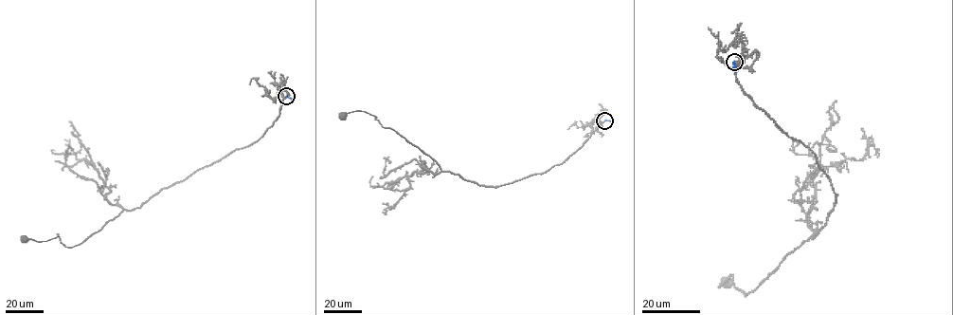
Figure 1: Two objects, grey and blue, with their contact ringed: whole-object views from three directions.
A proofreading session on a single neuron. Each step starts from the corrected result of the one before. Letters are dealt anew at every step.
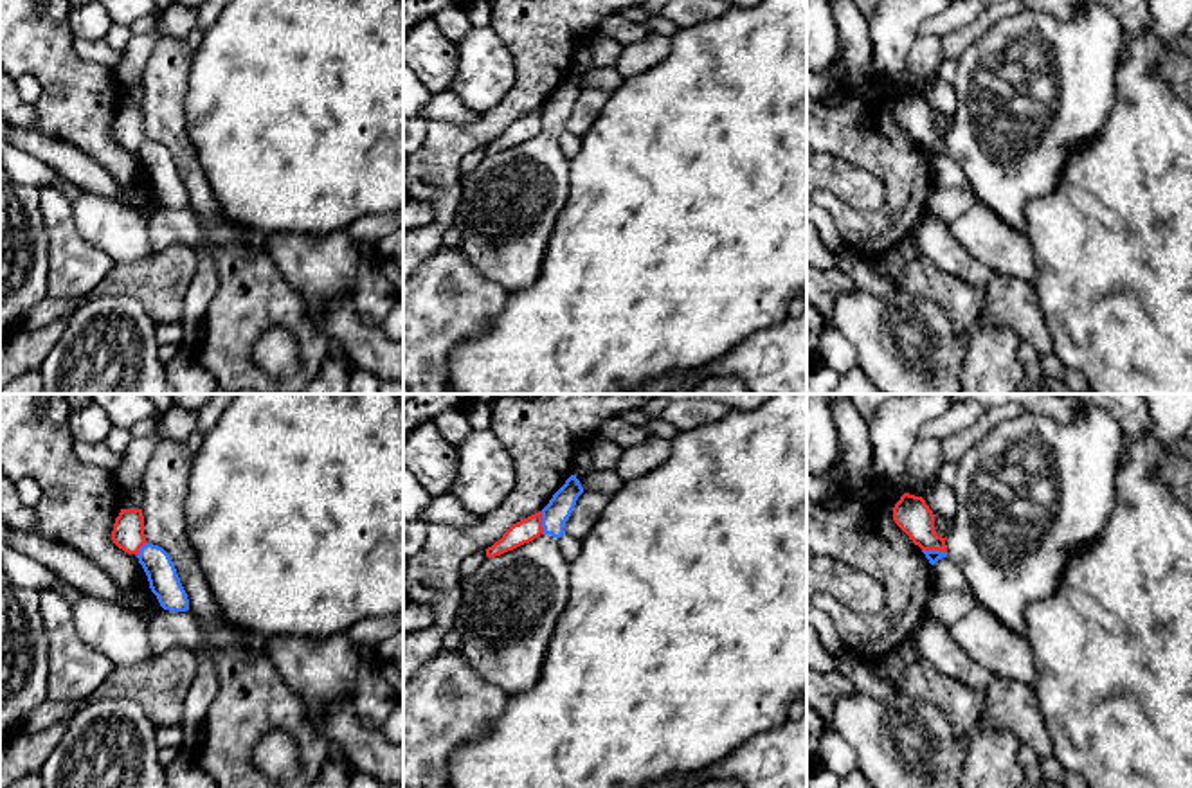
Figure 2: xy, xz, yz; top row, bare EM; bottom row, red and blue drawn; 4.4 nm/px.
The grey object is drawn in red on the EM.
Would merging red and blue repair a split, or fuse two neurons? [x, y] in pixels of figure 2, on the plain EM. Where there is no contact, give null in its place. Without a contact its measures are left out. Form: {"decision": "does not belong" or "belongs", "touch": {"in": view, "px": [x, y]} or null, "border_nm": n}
{"decision": "does not belong", "touch": {"in": "xz", "px": [541, 119]}, "border_nm": 110}

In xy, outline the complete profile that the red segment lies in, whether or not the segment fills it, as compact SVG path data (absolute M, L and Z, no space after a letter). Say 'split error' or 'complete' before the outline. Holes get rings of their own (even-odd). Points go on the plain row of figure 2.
complete; M121 106L112 128L113 140L128 151L146 142L142 106Z

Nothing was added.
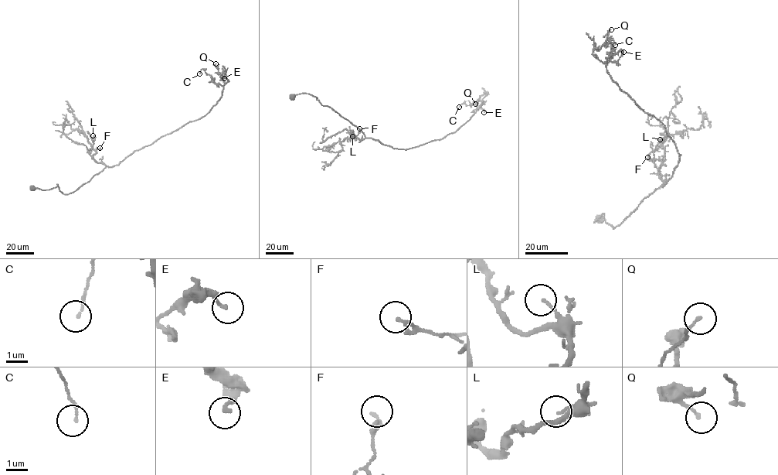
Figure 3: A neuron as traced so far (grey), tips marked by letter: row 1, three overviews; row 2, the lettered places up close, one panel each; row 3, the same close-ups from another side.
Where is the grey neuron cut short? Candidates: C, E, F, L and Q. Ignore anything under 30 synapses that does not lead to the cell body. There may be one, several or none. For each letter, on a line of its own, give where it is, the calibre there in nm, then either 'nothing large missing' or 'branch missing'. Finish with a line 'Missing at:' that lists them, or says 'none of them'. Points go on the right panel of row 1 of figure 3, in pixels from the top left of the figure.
C: place (615, 45); calibre 120 nm; nothing large missing
E: place (623, 52); calibre 200 nm; nothing large missing
F: place (647, 157); calibre 140 nm; nothing large missing
L: place (660, 139); calibre 100 nm; nothing large missing
Q: place (611, 29); calibre 130 nm; nothing large missing
Missing at: none of them

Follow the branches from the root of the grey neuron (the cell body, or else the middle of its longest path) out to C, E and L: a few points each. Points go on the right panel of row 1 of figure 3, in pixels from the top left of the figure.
C: (599, 219), (620, 225), (680, 158), (664, 126), (608, 72), (609, 37), (615, 45)
E: (599, 219), (620, 225), (680, 158), (664, 126), (608, 72), (607, 59), (623, 52)
L: (599, 219), (594, 222), (603, 213), (604, 220), (613, 228), (620, 225), (664, 183), (653, 153), (660, 139)

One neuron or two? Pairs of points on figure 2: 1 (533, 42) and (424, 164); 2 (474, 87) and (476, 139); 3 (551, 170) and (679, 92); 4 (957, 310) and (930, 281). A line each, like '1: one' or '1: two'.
1: one
2: two
3: two
4: one

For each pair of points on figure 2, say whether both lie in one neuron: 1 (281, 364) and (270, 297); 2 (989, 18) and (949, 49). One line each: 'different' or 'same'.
1: different
2: same

